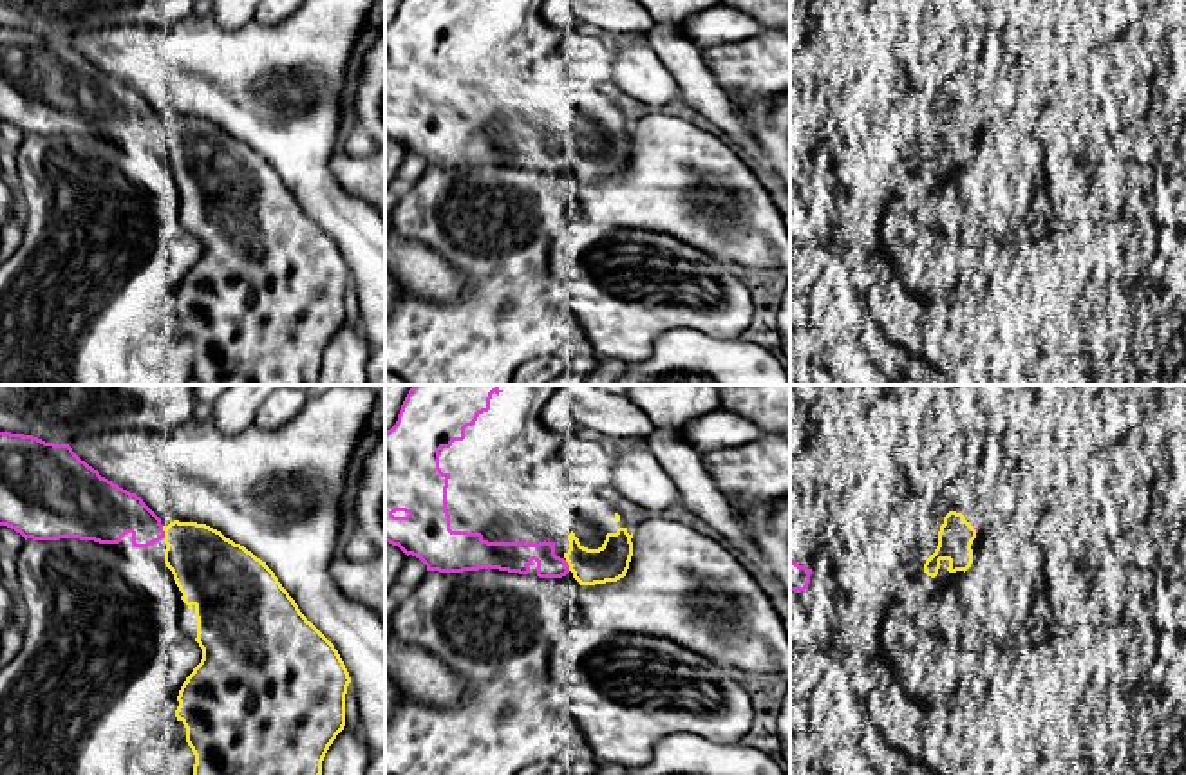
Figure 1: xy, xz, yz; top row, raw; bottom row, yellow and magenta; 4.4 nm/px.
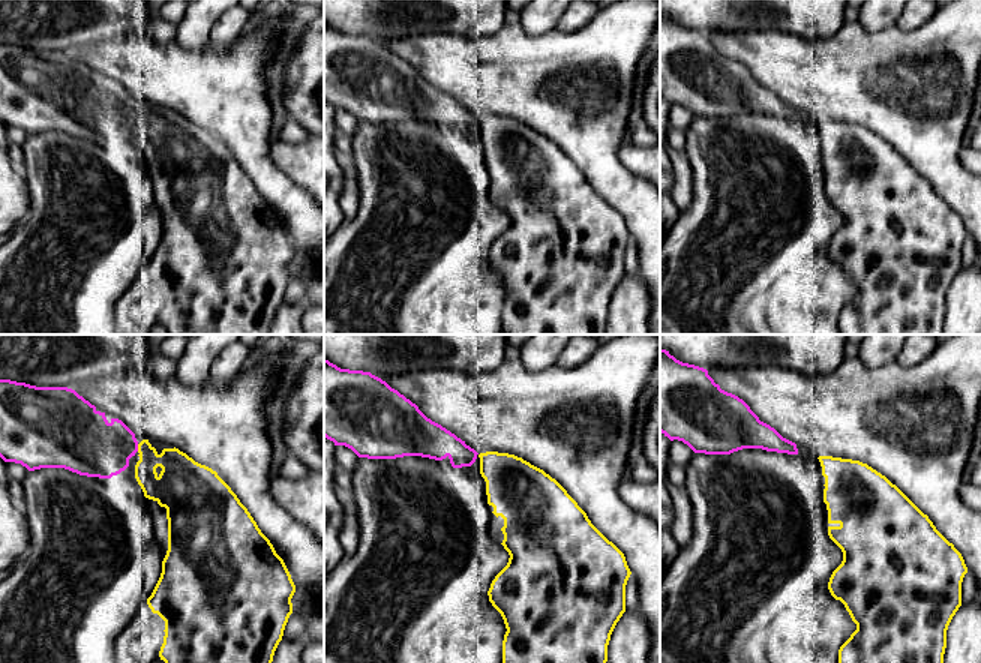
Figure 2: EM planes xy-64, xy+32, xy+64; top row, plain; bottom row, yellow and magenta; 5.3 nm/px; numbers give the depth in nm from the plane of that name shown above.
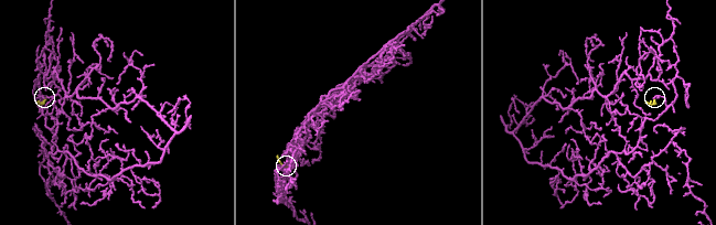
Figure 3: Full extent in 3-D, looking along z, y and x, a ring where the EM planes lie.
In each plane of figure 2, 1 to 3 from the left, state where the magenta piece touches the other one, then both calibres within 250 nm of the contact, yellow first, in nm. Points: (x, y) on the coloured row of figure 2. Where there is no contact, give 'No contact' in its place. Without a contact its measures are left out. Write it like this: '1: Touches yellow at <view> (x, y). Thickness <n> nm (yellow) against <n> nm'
1: Touches yellow at xy-64 (138, 447). Thickness 180 nm (yellow) against 320 nm
2: No contact
3: No contact

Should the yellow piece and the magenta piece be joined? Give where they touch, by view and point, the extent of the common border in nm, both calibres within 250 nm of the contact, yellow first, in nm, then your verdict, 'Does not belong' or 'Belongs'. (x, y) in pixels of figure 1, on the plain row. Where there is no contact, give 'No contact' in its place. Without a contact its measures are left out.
Touches yellow at xy (163, 125). Shared border 60 nm. Thickness 320 nm (yellow) against 240 nm. Belongs

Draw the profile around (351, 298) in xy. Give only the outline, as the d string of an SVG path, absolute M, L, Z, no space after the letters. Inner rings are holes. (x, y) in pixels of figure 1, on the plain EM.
M349 278L345 289L345 323L351 327L360 325L358 294L353 278Z

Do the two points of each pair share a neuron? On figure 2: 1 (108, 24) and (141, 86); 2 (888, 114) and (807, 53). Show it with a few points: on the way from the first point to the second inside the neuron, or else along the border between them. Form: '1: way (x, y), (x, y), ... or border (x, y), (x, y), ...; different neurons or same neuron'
1: border (138, 35), (105, 38), (102, 41); different neurons
2: way (869, 98), (849, 78), (833, 78), (827, 72); same neuron

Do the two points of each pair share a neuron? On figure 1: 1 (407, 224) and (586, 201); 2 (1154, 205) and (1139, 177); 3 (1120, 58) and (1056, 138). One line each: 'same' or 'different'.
1: different
2: different
3: same

